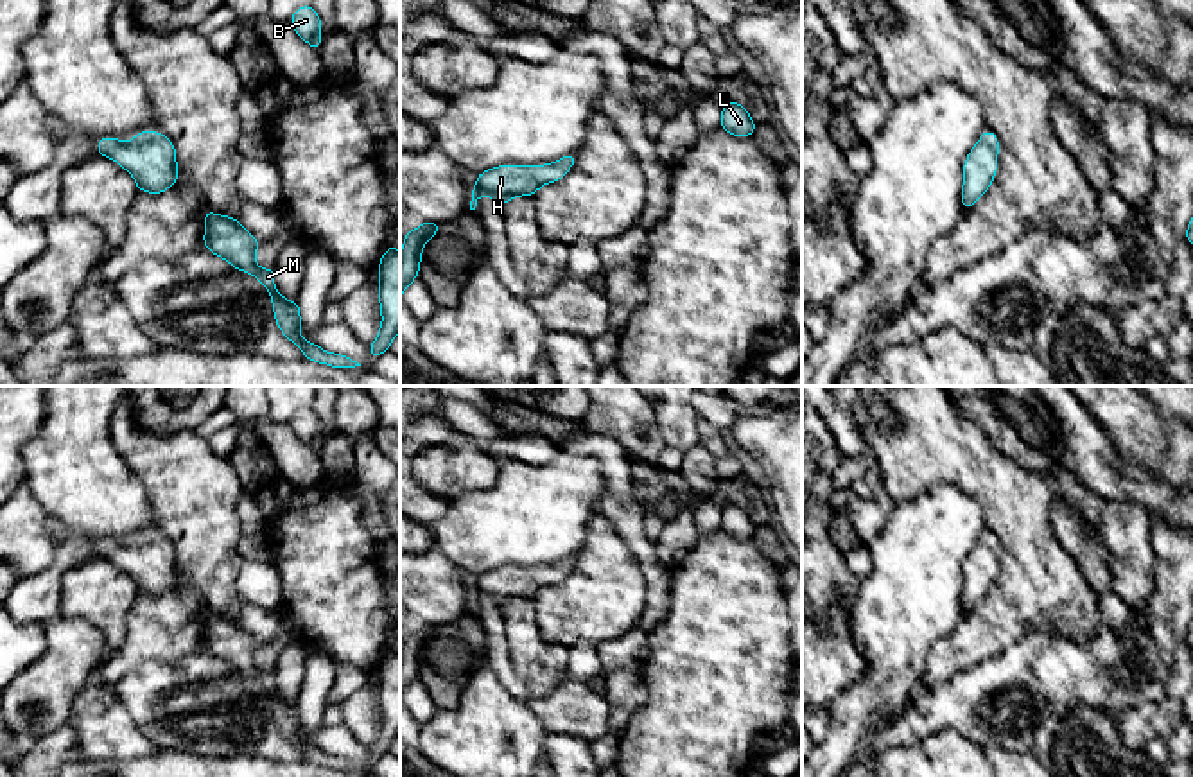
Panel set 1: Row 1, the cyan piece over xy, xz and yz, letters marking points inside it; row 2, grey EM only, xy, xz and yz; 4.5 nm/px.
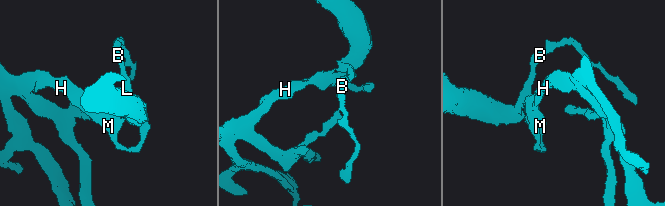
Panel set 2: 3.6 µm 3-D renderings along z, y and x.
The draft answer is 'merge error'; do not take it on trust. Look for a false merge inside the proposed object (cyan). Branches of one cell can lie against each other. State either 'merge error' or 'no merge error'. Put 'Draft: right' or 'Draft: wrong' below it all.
no merge error
Draft: wrong

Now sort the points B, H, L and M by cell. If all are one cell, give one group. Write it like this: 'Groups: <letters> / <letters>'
Groups: B H L M

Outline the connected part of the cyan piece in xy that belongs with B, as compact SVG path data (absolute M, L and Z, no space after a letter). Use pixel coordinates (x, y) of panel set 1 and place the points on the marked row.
M303 5L294 11L291 16L292 27L298 32L298 36L307 41L310 47L318 48L321 47L321 18L316 14L312 5Z

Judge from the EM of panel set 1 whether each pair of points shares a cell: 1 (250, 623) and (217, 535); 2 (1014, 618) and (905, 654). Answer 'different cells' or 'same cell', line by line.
1: different cells
2: different cells

